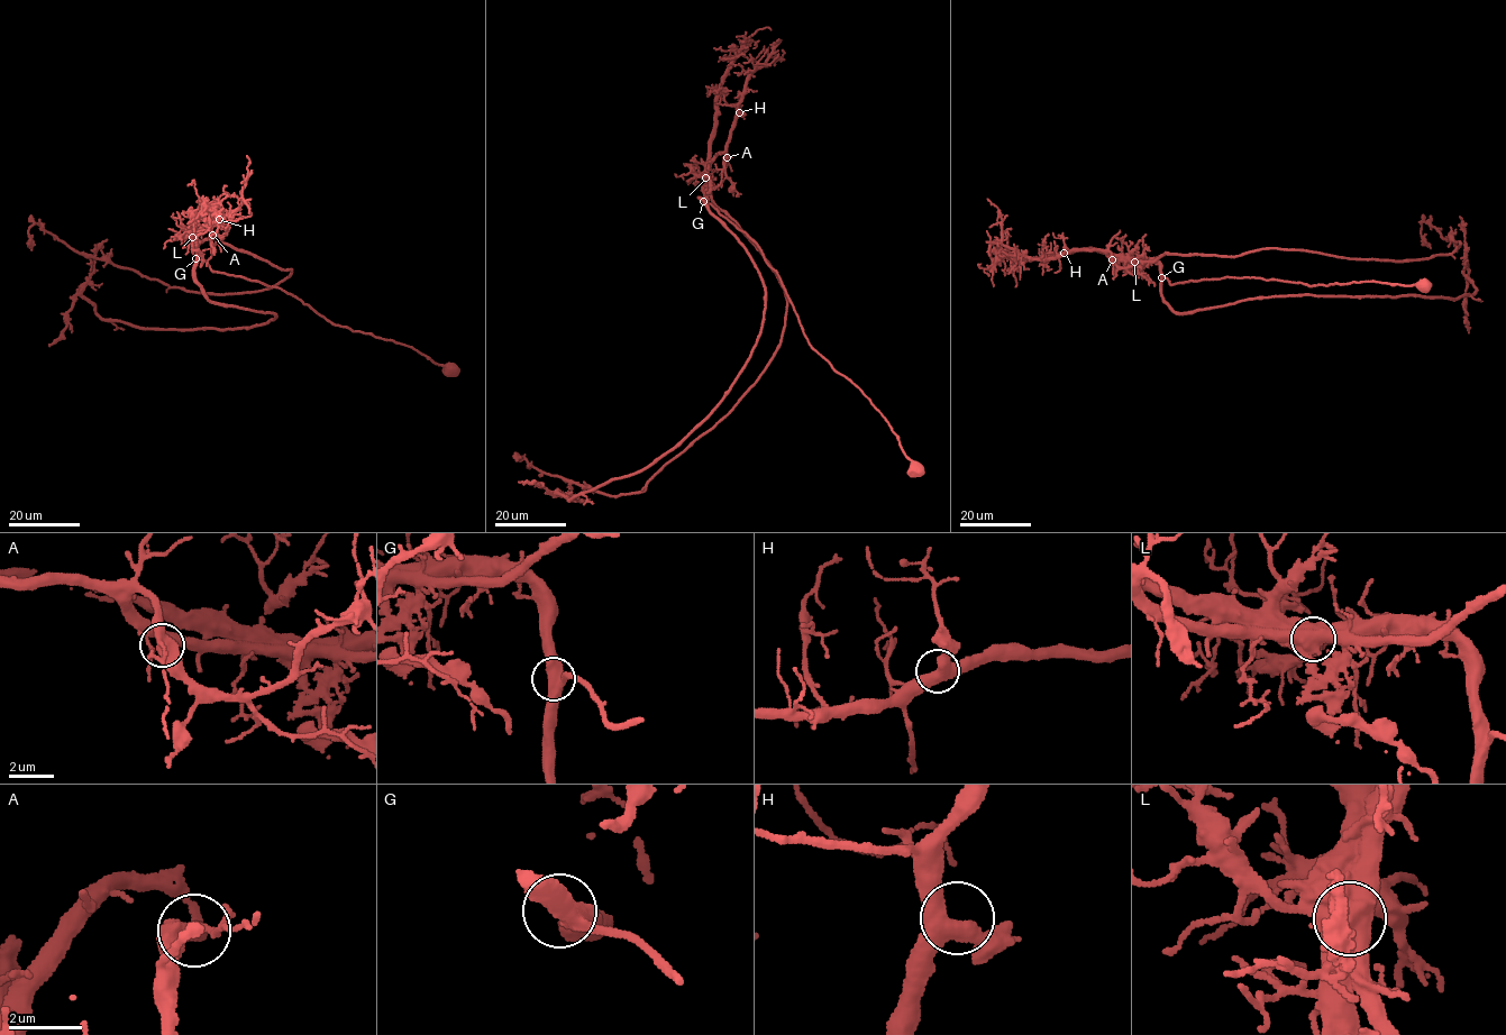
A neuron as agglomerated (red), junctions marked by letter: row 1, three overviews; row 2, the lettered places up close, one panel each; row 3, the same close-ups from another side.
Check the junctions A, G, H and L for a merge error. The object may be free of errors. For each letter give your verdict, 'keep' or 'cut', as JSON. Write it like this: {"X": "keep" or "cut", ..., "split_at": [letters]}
{"A": "keep", "G": "keep", "H": "keep", "L": "cut", "split_at": ["L"]}

